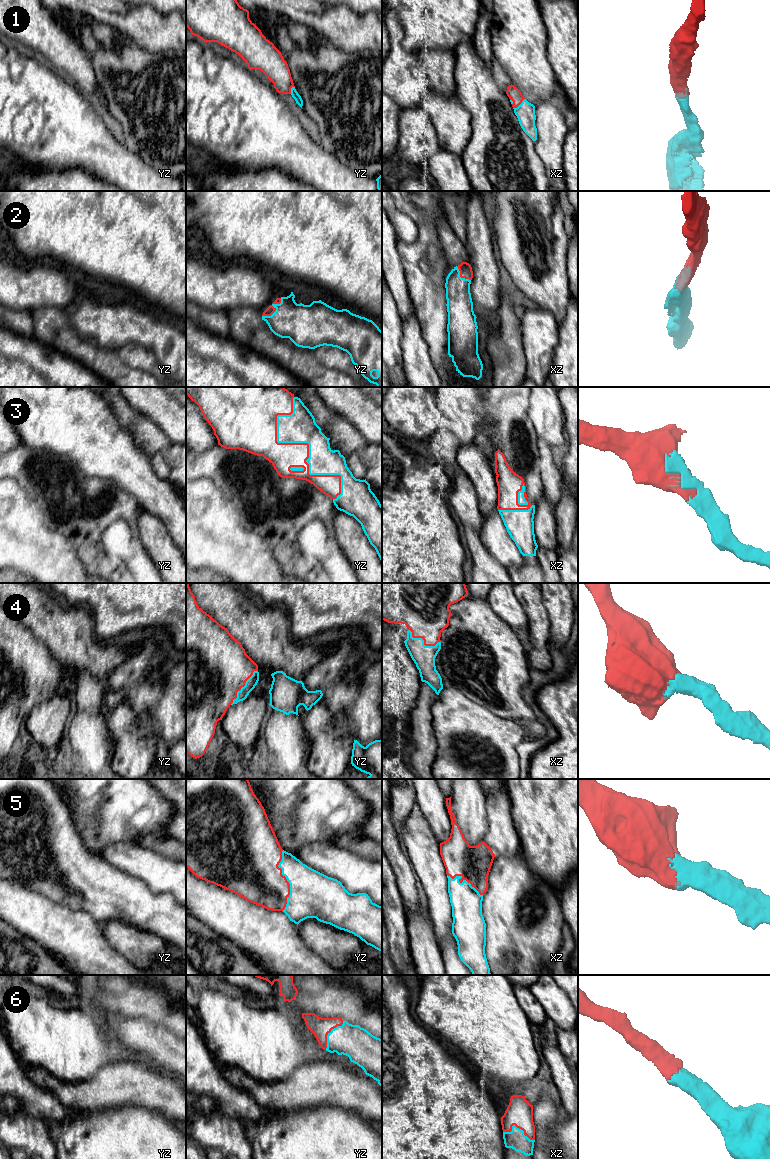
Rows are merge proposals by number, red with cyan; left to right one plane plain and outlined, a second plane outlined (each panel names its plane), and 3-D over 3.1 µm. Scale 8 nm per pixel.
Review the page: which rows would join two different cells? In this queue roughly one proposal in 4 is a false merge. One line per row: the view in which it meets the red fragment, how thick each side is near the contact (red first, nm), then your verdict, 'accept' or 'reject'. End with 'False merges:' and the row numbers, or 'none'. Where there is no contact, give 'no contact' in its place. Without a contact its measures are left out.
1: contact in xz; calibres 110 and 160 nm; accept
2: contact in yz; calibres 70 and 300 nm; accept
3: contact in yz; calibres 220 and 260 nm; accept
4: contact in xz; calibres 380 and 180 nm; accept
5: contact in yz; calibres 380 and 360 nm; accept
6: contact in xz; calibres 220 and 150 nm; accept
False merges: none

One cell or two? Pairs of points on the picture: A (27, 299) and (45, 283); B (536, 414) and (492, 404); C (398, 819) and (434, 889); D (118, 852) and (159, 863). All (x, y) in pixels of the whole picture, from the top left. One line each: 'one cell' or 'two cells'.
A: one cell
B: two cells
C: two cells
D: one cell

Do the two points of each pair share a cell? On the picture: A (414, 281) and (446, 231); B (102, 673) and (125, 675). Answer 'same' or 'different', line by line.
A: different
B: different

